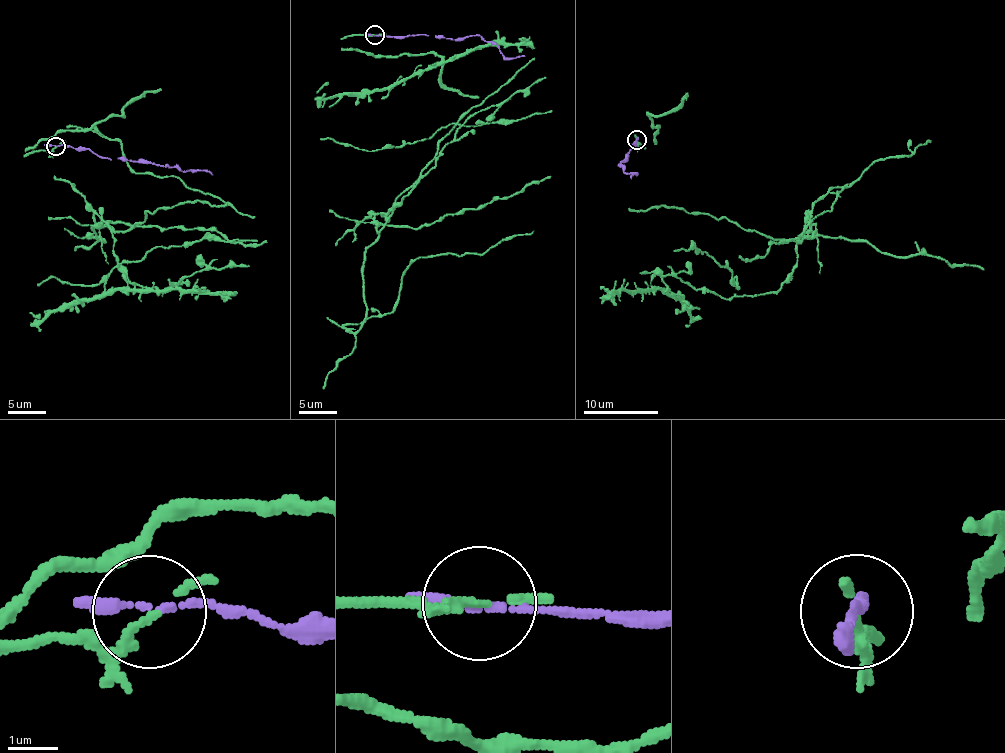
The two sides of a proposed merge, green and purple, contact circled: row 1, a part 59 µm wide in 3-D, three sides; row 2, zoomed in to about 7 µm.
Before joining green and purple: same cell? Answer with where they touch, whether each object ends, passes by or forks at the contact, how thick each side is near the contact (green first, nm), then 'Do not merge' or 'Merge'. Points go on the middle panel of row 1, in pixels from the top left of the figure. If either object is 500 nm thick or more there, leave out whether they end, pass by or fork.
Place: (375, 35). At the ring green passes by. At the ring purple passes by. Thickness 140 nm (green) against 150 nm. Do not merge

